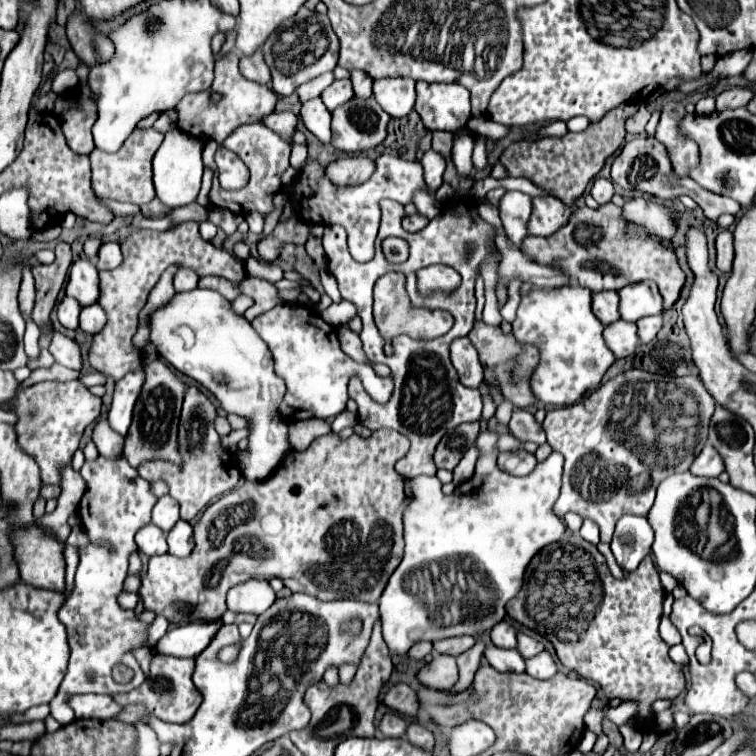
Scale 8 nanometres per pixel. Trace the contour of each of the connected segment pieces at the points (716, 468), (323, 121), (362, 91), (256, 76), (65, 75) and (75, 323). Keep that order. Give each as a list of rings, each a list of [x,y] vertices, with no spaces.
[[[707,443],[703,447],[699,457],[691,465],[691,473],[699,475],[699,477],[719,477],[719,473],[723,473],[723,471],[725,471],[723,469],[723,459],[711,443]]]
[[[321,97],[307,101],[301,107],[301,121],[305,123],[305,127],[321,141],[321,143],[329,143],[331,139],[331,113],[327,111],[325,103],[321,101]]]
[[[349,71],[351,73],[351,81],[353,81],[353,91],[357,97],[371,97],[371,85],[373,85],[373,79],[369,75],[365,75],[365,71]]]
[[[257,49],[253,55],[247,55],[247,57],[241,57],[239,61],[239,69],[241,69],[241,75],[255,81],[255,83],[261,83],[261,85],[267,85],[271,81],[271,75],[269,75],[269,69],[263,61],[263,53],[261,49]]]
[[[63,69],[55,75],[53,83],[51,83],[51,89],[57,93],[57,95],[65,95],[69,91],[73,91],[77,87],[79,79],[77,79],[77,73],[73,69]]]
[[[65,297],[57,307],[57,319],[65,329],[77,329],[79,327],[79,303],[71,297]]]

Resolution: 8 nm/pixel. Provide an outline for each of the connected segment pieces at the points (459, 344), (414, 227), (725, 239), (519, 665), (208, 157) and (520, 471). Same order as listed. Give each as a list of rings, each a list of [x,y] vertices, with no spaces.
[[[457,337],[451,343],[451,363],[459,373],[459,379],[465,387],[479,387],[483,381],[483,367],[479,363],[475,347],[467,337]]]
[[[415,213],[415,215],[409,215],[409,217],[405,217],[405,219],[403,219],[403,229],[405,229],[405,231],[409,231],[409,233],[415,233],[415,231],[423,229],[427,223],[429,223],[429,219],[427,219],[425,215]]]
[[[723,229],[717,235],[717,269],[723,273],[731,271],[733,263],[733,233],[729,229]]]
[[[489,645],[483,655],[487,663],[497,671],[513,671],[513,673],[525,671],[525,661],[517,649],[501,649],[501,647]]]
[[[207,141],[205,147],[203,147],[203,163],[205,163],[205,167],[209,167],[209,169],[213,169],[213,171],[215,171],[215,163],[213,163],[215,151],[217,151],[217,143]]]
[[[519,449],[519,451],[507,451],[507,453],[501,453],[499,455],[499,467],[511,475],[529,475],[537,461],[535,461],[535,455],[533,453],[527,453],[525,449]]]

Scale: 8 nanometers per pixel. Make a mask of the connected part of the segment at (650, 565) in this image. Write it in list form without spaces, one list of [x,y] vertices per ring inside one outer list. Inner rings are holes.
[[[571,535],[565,537],[561,543],[553,543],[541,549],[535,555],[533,563],[529,563],[527,567],[523,589],[515,599],[507,603],[507,615],[523,623],[525,627],[537,631],[539,635],[547,637],[553,643],[559,661],[567,669],[577,671],[583,679],[599,683],[607,699],[637,701],[639,711],[635,715],[635,725],[639,725],[641,729],[653,719],[653,711],[651,711],[653,701],[663,697],[677,697],[685,691],[683,667],[671,661],[671,657],[667,655],[669,645],[659,635],[663,597],[665,591],[661,587],[659,571],[651,557],[641,561],[637,571],[629,573],[623,581],[617,581],[611,577],[605,565],[605,557],[597,551],[595,545],[587,543],[579,535]]]

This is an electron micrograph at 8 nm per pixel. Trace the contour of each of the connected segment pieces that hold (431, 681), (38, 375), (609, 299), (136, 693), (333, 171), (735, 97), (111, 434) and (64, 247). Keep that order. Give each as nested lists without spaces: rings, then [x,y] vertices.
[[[435,655],[431,663],[427,663],[419,673],[417,681],[429,689],[451,689],[457,683],[457,663],[451,655]]]
[[[53,365],[49,369],[35,369],[31,373],[31,377],[21,383],[21,388],[25,388],[35,383],[41,383],[41,381],[73,381],[73,379],[79,379],[79,371],[73,371],[73,369],[67,369],[67,367],[61,367],[61,365]]]
[[[615,291],[593,293],[593,313],[603,325],[617,321],[619,319],[619,295]]]
[[[155,655],[151,661],[149,677],[141,687],[117,695],[117,703],[143,703],[143,707],[161,721],[167,723],[187,723],[201,705],[201,693],[191,681],[195,659],[177,659],[169,655]]]
[[[345,157],[339,161],[333,161],[327,165],[325,175],[331,179],[331,183],[347,187],[347,185],[359,185],[367,181],[375,171],[375,161],[369,157]]]
[[[741,87],[727,89],[727,91],[723,91],[723,93],[719,93],[719,95],[715,97],[715,101],[717,101],[717,111],[745,107],[745,105],[749,103],[749,99],[753,99],[753,91],[749,91],[749,89],[741,89]]]
[[[107,419],[97,421],[97,425],[93,427],[93,443],[105,457],[117,457],[123,451],[123,437],[109,427]]]
[[[57,243],[57,259],[51,265],[35,265],[33,277],[35,277],[35,309],[33,309],[33,321],[43,331],[47,327],[53,327],[51,323],[51,311],[55,307],[57,295],[63,287],[63,281],[67,277],[71,265],[71,245],[69,243]]]

